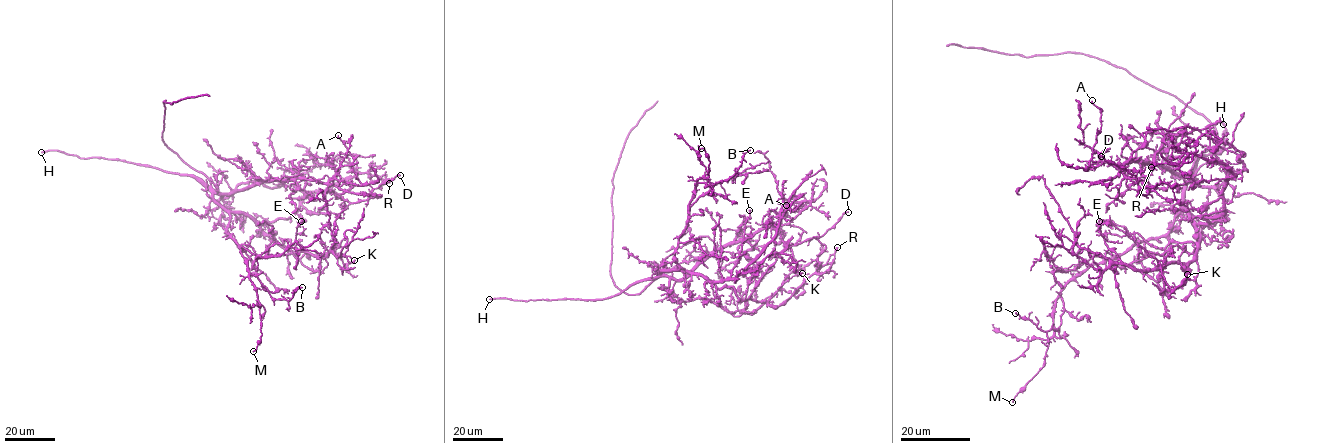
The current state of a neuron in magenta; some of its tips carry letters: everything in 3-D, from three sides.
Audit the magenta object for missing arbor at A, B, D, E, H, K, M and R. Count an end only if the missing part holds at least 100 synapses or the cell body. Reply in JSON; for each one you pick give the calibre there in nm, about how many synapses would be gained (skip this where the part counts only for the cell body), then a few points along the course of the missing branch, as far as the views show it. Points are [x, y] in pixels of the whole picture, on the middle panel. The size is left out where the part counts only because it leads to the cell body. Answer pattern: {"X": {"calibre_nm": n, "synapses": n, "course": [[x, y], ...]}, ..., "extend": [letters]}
{"H": {"calibre_nm": 240, "synapses": 170}, "extend": ["H"]}

